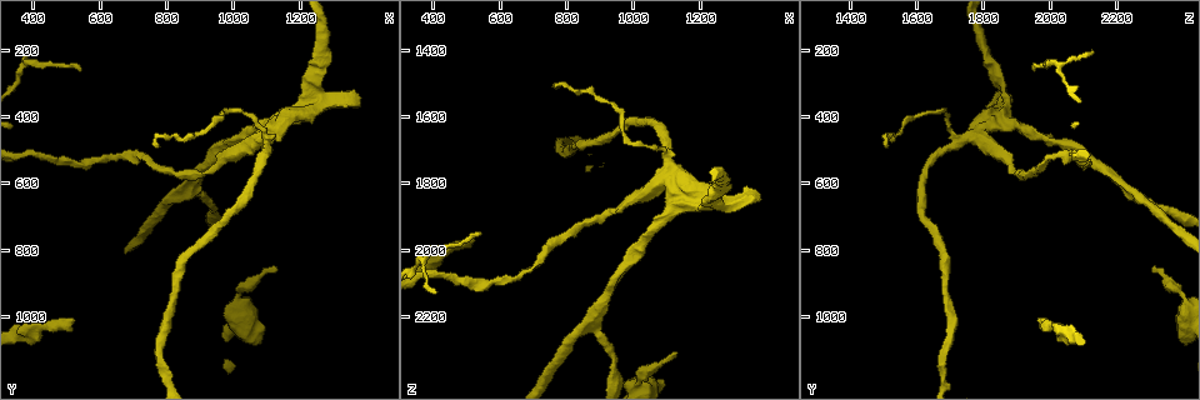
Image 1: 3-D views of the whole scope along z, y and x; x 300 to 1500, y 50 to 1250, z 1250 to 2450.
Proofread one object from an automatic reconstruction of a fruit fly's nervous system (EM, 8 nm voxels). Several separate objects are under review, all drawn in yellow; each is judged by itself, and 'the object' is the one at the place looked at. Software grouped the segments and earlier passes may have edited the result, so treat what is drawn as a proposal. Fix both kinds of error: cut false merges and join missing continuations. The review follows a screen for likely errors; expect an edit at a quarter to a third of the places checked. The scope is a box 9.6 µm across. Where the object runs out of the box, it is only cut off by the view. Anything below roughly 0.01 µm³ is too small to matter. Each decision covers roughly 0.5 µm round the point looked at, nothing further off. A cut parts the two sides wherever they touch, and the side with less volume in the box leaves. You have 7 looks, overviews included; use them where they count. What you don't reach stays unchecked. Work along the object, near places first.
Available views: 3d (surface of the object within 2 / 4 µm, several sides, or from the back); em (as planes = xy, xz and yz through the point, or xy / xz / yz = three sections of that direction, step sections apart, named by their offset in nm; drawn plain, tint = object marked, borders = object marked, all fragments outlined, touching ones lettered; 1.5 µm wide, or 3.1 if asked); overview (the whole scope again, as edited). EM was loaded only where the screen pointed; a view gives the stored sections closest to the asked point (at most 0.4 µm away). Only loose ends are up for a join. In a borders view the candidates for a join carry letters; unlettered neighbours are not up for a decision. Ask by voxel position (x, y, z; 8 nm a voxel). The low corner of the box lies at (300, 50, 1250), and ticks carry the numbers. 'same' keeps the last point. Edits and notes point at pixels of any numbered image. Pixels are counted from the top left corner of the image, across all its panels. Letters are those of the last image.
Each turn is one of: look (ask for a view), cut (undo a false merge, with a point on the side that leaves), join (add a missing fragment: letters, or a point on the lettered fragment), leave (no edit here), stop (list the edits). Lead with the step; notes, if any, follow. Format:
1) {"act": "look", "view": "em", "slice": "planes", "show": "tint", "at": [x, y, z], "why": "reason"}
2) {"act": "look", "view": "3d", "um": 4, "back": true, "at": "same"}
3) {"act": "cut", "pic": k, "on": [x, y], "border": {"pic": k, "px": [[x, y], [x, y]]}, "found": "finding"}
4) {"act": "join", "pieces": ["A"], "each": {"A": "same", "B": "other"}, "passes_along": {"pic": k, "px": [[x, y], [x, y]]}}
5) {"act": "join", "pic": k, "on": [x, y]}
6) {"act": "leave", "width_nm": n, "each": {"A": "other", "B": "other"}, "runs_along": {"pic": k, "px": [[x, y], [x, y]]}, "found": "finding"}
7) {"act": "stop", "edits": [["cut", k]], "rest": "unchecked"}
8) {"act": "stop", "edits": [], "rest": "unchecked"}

{"act": "look", "view": "3d", "um": 2, "at": [1390, 350, 1850], "why": "branch stops here"}

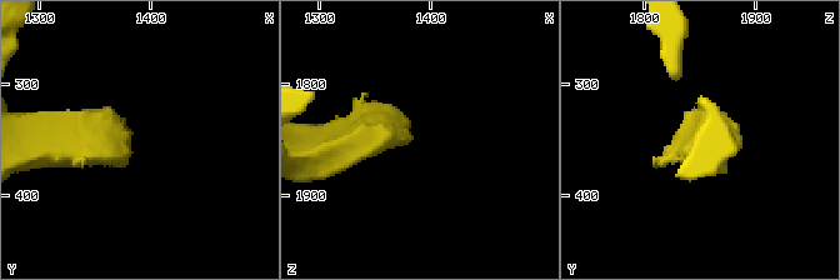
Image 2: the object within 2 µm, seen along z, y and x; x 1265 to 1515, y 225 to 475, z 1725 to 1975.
{"act": "look", "view": "em", "slice": "planes", "show": "tint", "at": [1382, 352, 1846], "why": "shape alone is not enough"}

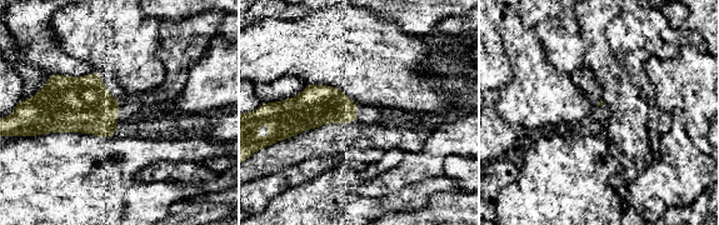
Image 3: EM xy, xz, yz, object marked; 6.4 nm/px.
{"act": "look", "view": "em", "slice": "planes", "show": "borders", "at": "same", "why": "what lies round it"}

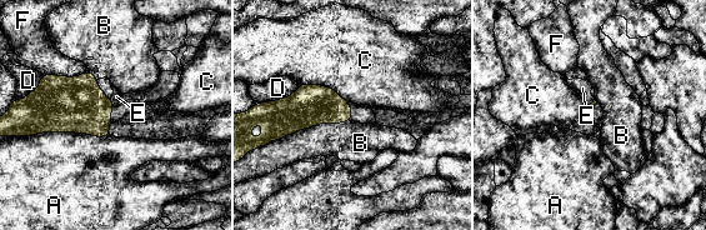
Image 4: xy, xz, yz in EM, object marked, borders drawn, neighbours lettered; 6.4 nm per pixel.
{"act": "join", "pieces": ["E"], "each": {"A": "other", "B": "other", "C": "other", "D": "other", "E": "same", "F": "other"}, "found": "the cell continues"}

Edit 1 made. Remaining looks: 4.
{"act": "look", "view": "overview"}

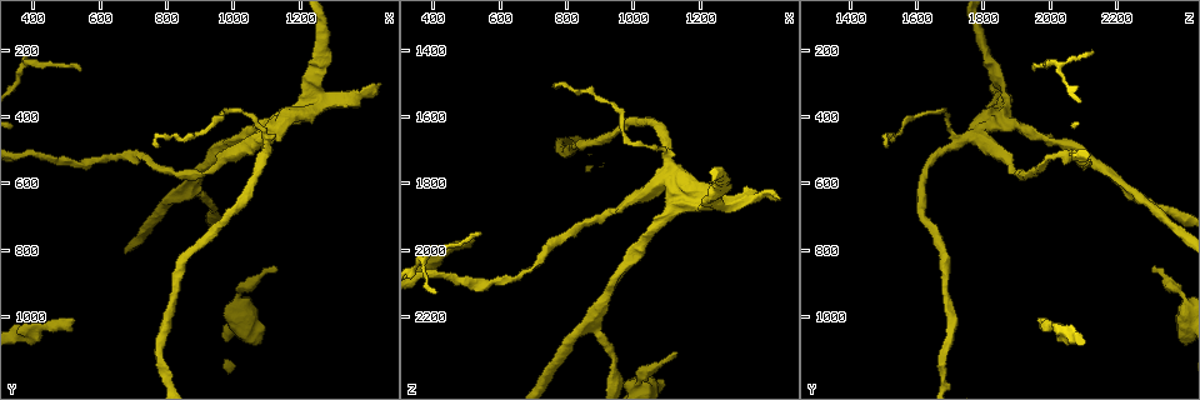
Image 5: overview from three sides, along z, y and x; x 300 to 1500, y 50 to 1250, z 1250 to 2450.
{"act": "look", "view": "3d", "um": 4, "at": [1090, 460, 1730], "why": "two arms in line, one across"}

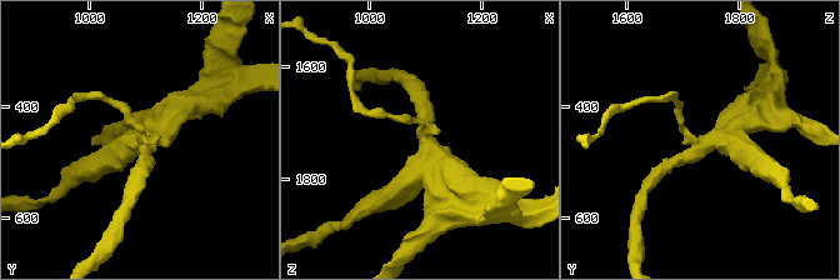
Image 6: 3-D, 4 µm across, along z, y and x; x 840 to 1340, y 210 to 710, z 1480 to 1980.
{"act": "look", "view": "em", "slice": "yz", "step": 8, "show": "tint", "at": [1100, 465, 1730], "arms": 3, "why": "need the tissue"}

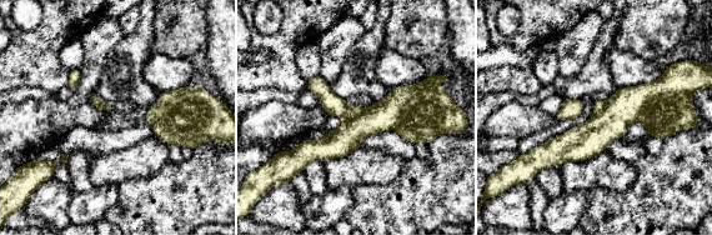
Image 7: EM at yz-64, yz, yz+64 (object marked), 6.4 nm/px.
{"act": "look", "view": "em", "slice": "planes", "show": "borders", "at": "same"}

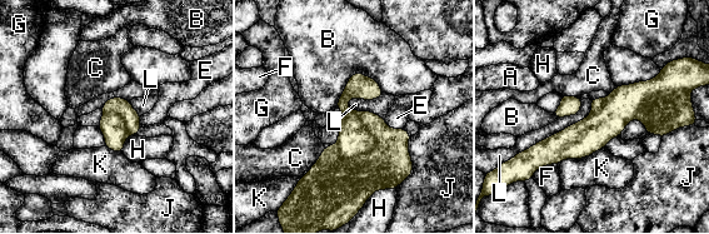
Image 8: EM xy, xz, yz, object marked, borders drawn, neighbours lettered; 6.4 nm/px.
{"act": "cut", "pic": 8, "on": [389, 164], "longest_contact_nm": ["L", 600], "each": {"A": "other", "B": "other", "C": "other", "E": "other", "F": "other", "G": "other", "H": "other", "J": "other", "K": "other", "L": "other"}, "border": {"pic": 8, "px": [[353, 110], [374, 148], [346, 159]]}, "found": "two cells meet here"}

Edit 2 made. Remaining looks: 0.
{"act": "stop", "edits": [["join", 4], ["cut", 8]], "rest": "unchecked"}

